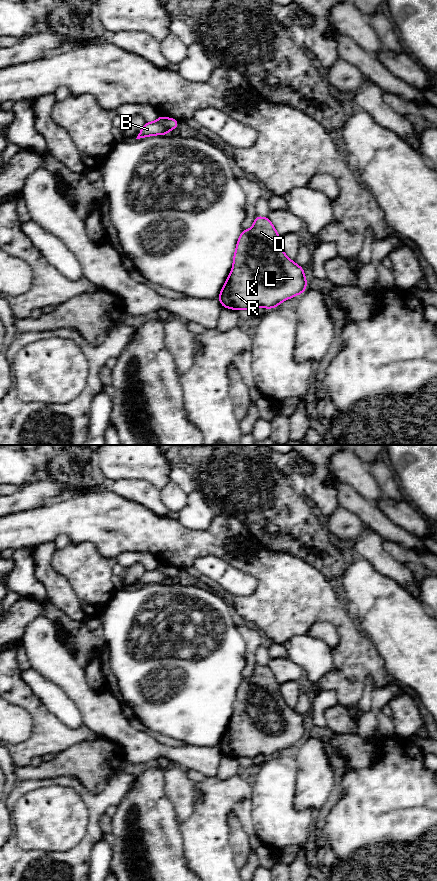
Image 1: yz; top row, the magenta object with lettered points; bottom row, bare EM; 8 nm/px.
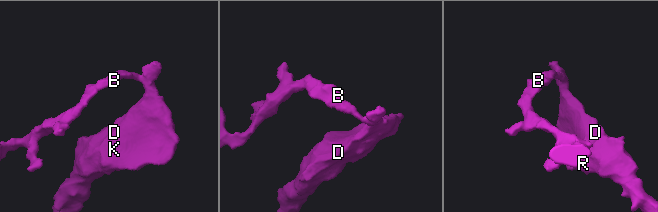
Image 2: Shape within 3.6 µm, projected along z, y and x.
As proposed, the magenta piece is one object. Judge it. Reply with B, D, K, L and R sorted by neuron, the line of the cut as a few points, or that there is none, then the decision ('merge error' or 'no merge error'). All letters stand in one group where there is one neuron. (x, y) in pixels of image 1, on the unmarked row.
groups B / D K L R; cut yz (157, 568), (169, 578); merge error

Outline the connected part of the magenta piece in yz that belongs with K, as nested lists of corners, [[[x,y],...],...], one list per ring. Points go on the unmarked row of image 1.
[[[256,663],[253,674],[248,678],[244,677],[240,682],[233,704],[231,720],[221,737],[218,747],[223,756],[234,757],[236,759],[247,757],[252,760],[259,754],[268,758],[279,754],[285,748],[302,742],[307,738],[307,732],[302,714],[290,708],[284,701],[280,691],[280,683],[275,678],[270,667]]]

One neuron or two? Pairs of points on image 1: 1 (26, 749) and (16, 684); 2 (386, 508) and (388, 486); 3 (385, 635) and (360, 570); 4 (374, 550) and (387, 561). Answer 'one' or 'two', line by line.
1: one
2: two
3: one
4: one

